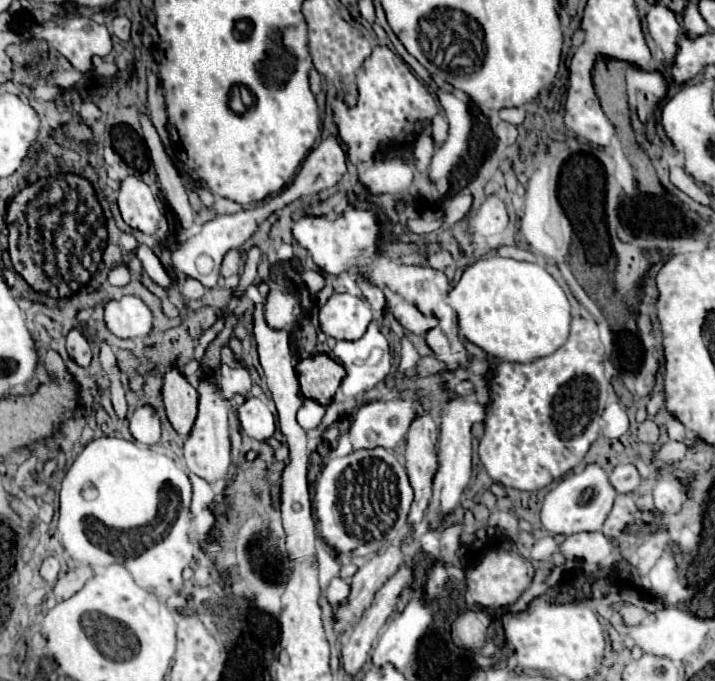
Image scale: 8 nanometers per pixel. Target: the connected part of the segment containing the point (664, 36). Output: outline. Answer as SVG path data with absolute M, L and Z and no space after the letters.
M661 2L652 5L647 13L647 29L653 41L657 41L671 63L677 53L677 37L681 31L681 25L677 17Z

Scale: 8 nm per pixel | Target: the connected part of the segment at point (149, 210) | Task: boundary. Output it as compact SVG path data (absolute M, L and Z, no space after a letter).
M135 175L119 181L117 205L123 221L143 233L155 233L157 221L165 219L165 205L161 199Z

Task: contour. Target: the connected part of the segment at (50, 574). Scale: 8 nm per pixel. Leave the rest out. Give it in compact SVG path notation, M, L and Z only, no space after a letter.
M53 557L45 559L43 565L41 565L41 577L47 579L47 581L53 581L57 577L57 573L59 573L59 561L53 559Z

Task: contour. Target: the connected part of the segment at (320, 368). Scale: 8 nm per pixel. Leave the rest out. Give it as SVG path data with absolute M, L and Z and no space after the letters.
M325 353L299 361L295 371L299 377L301 393L321 405L329 405L333 401L333 395L345 377L345 367Z

